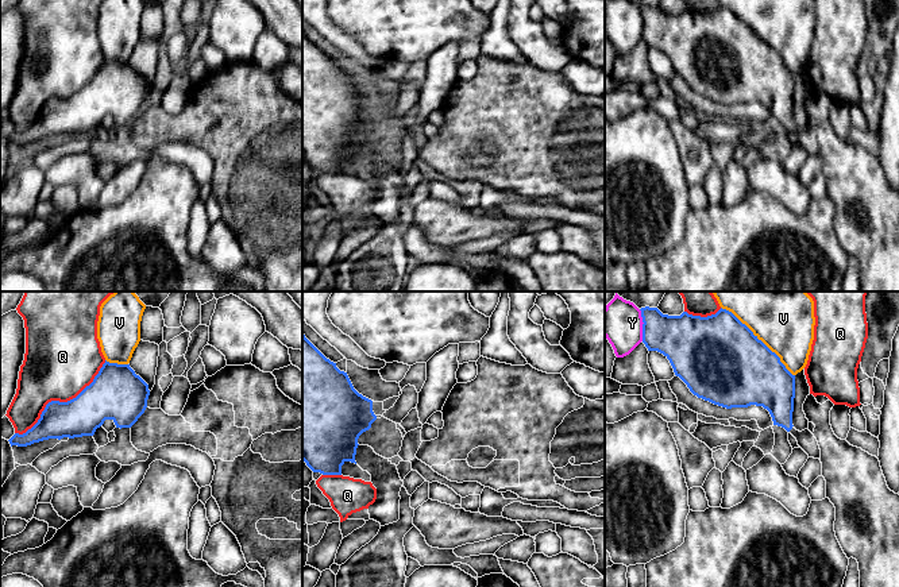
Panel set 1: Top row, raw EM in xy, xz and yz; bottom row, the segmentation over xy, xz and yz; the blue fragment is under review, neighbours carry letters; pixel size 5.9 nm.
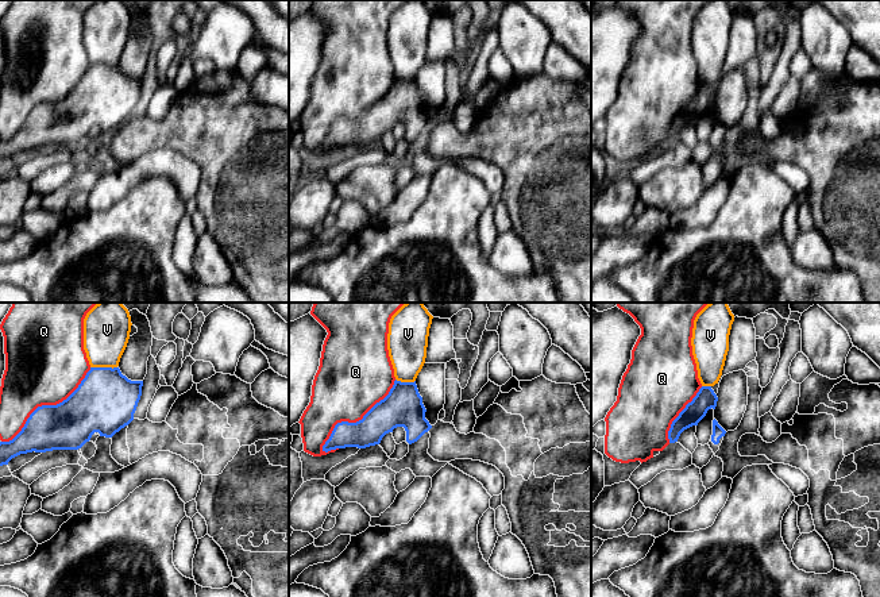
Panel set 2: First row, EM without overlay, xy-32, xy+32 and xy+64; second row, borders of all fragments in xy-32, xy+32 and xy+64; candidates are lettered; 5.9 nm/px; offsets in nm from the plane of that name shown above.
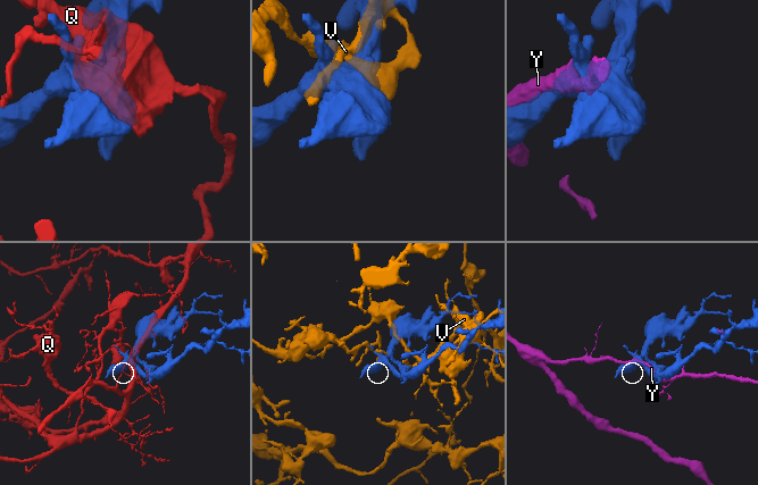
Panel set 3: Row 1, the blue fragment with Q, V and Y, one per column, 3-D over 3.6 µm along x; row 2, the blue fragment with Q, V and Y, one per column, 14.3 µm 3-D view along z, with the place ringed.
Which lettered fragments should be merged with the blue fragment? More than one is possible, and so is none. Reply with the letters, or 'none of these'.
none of these

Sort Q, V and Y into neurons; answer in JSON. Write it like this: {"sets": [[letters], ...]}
{"sets": [["Q"], ["V"], ["Y"]]}

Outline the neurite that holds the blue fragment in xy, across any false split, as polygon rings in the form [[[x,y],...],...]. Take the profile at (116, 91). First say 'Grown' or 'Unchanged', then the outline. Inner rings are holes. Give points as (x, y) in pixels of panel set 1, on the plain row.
Unchanged. [[[105,58],[93,80],[76,96],[67,100],[51,99],[46,103],[38,120],[26,131],[15,131],[8,139],[12,143],[27,144],[49,136],[74,136],[93,134],[105,117],[112,117],[116,125],[131,125],[147,105],[148,82],[135,72],[130,62]]]

